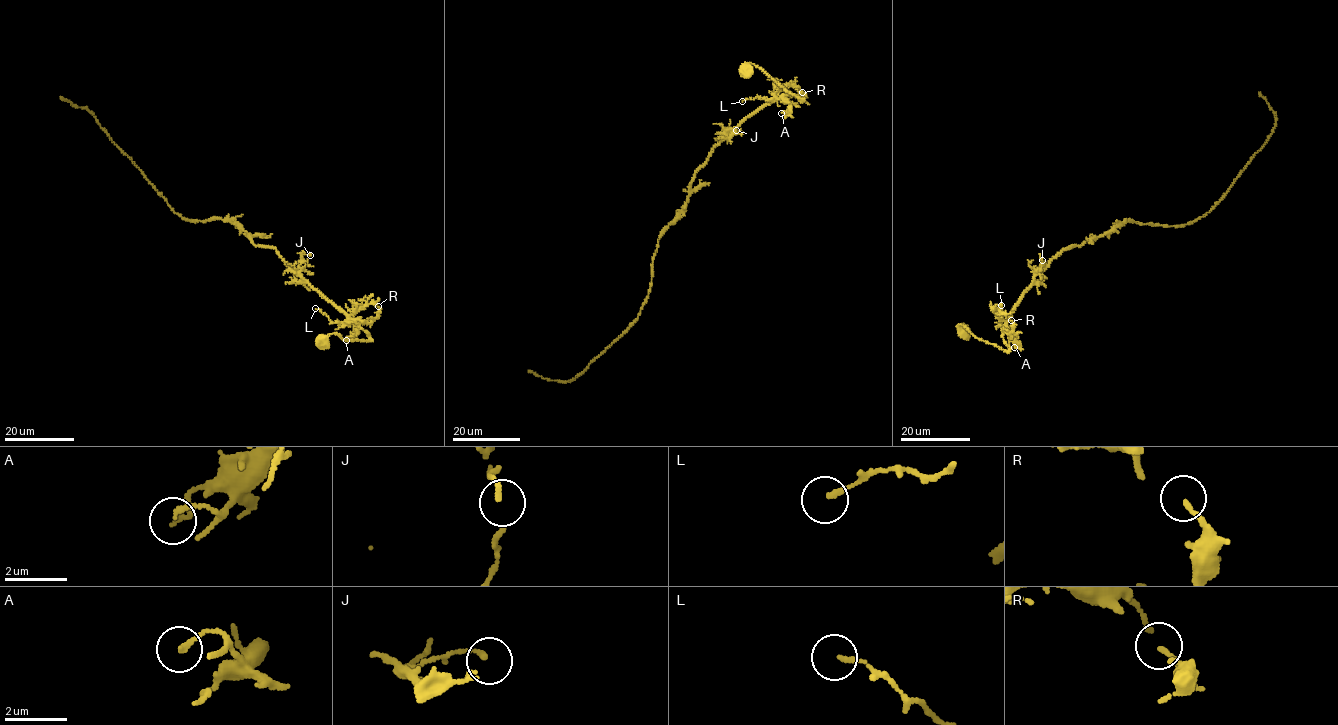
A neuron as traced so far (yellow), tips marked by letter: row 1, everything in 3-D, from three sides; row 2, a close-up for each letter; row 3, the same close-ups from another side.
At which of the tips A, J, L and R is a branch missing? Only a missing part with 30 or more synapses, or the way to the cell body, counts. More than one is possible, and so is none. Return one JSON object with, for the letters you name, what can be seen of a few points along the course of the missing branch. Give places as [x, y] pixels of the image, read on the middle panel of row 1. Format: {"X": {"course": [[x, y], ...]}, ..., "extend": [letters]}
{"extend": []}

